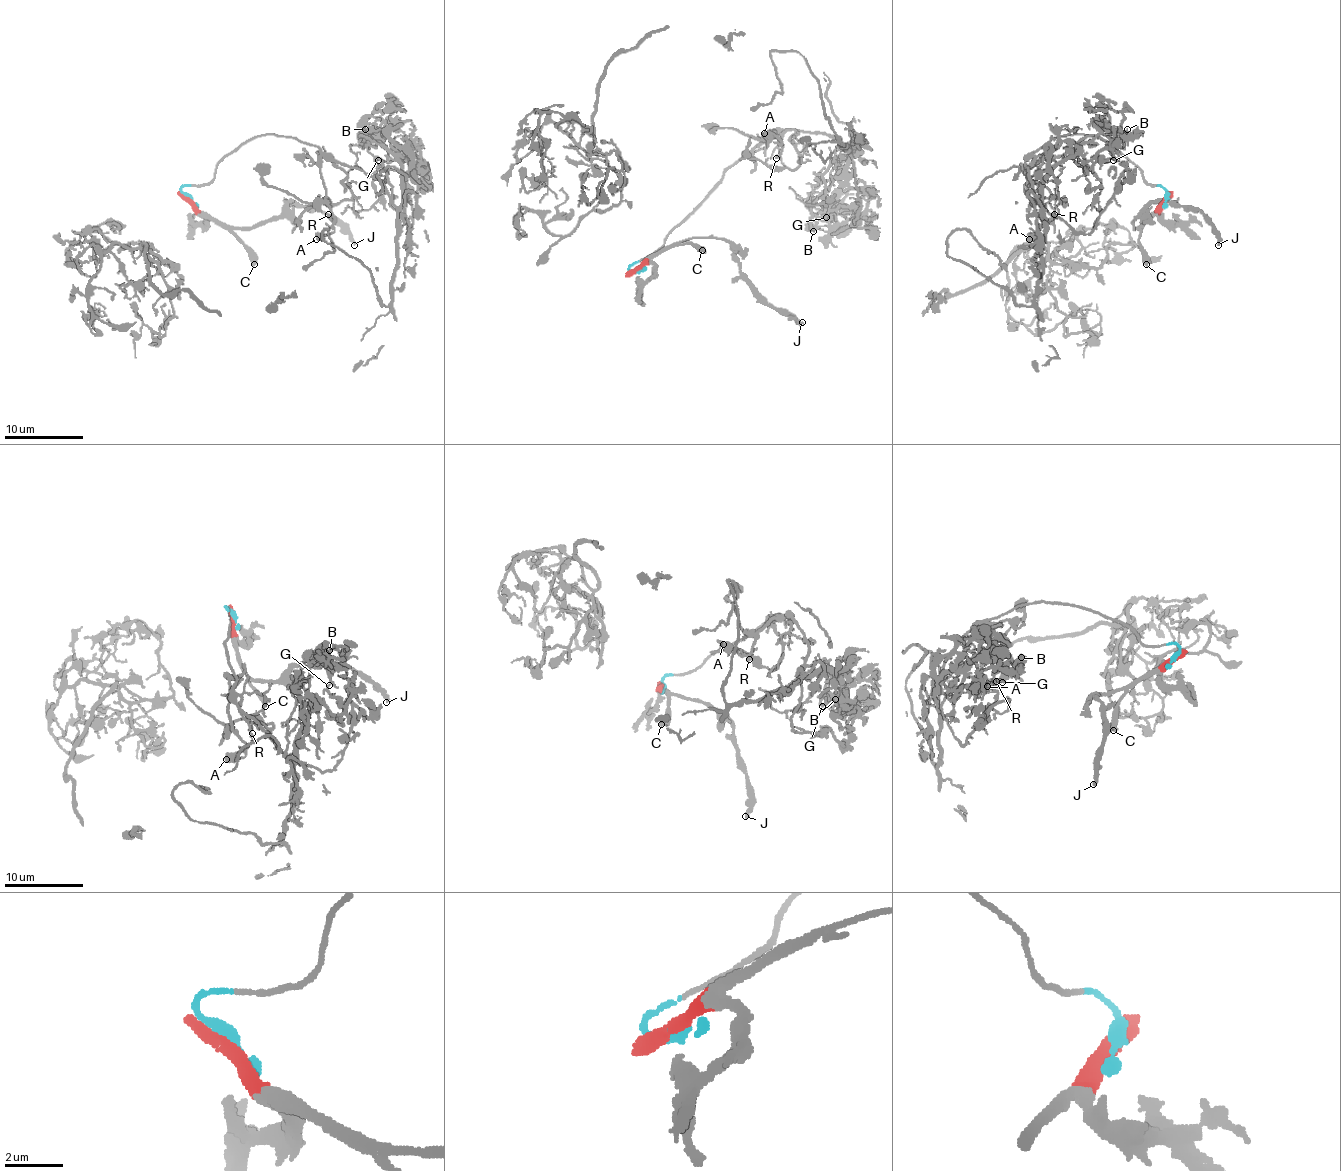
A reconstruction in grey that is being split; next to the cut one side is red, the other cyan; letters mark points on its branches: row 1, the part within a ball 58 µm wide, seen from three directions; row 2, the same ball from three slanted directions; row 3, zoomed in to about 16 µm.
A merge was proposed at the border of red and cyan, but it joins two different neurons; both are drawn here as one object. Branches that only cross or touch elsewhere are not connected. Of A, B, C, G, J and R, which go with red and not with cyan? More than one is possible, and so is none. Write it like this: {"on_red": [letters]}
{"on_red": ["C", "J"]}

